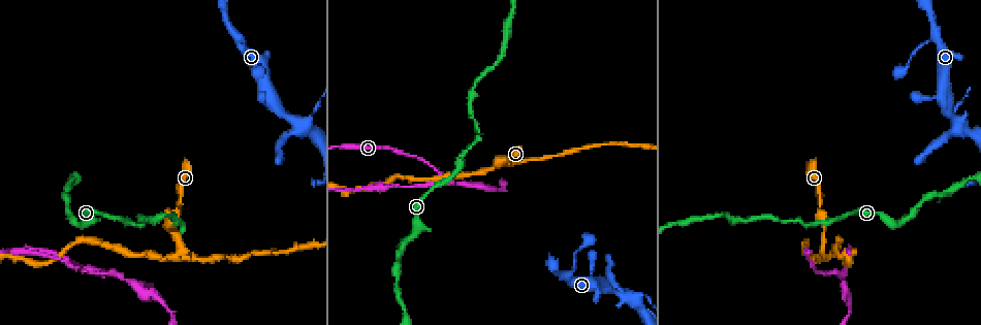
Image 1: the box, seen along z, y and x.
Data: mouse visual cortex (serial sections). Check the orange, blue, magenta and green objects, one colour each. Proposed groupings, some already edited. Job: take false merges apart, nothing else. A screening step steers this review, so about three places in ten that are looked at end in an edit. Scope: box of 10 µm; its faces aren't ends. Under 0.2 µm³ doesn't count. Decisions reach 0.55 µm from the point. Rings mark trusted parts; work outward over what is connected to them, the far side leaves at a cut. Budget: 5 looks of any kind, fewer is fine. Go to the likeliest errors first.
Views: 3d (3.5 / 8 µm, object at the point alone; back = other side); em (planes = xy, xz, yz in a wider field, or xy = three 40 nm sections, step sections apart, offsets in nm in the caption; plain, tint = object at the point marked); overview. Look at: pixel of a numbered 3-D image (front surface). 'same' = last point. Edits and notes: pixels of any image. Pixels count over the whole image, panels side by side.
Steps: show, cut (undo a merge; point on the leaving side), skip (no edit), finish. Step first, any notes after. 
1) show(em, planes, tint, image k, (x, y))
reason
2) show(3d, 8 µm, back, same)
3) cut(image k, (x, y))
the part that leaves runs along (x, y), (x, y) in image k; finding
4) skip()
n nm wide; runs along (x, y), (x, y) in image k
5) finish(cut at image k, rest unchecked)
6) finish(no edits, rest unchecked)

show(3d, 8 µm, image 1, (843, 276))
a fork

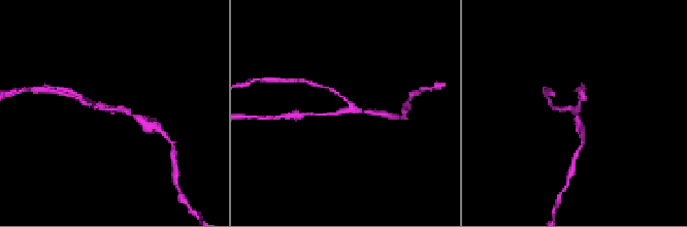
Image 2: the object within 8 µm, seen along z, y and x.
show(em, xy, step 5, tint, same)
3 arms; arms of 100, 150, 200 nm

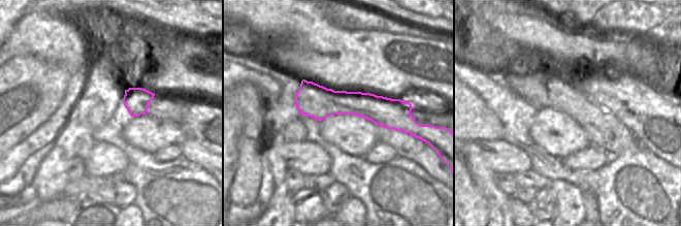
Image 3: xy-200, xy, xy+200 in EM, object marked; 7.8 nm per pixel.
cut(image 2, (143, 121))
the part that leaves runs along (352, 107), (355, 110), (389, 116) in image 2; a second cell is stuck on

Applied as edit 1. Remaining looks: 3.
show(3d, 3.5 µm, image 1, (824, 241))
arms part here

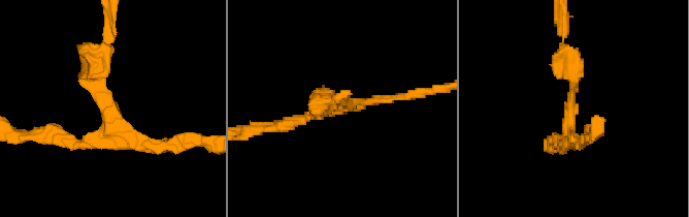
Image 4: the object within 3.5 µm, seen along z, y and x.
show(em, xy, step 1, tint, image 4, (339, 109))
shape alone is not enough

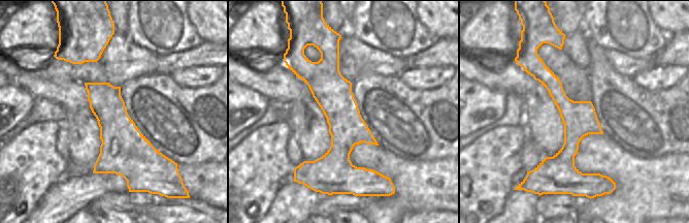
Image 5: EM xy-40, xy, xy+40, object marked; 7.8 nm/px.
show(em, xy, step 2, tint, same)
another direction

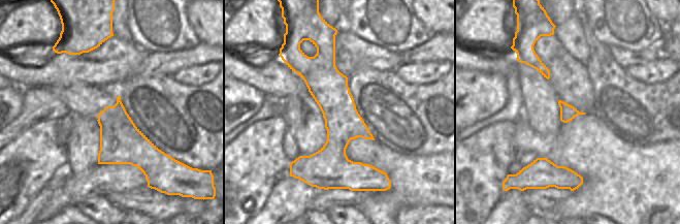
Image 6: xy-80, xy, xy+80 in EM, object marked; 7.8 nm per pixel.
skip()
300 nm wide; runs along (332, 99), (294, 121) in image 4; continuous, no second cell

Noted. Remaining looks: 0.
finish(cut at image 2, rest unchecked)

